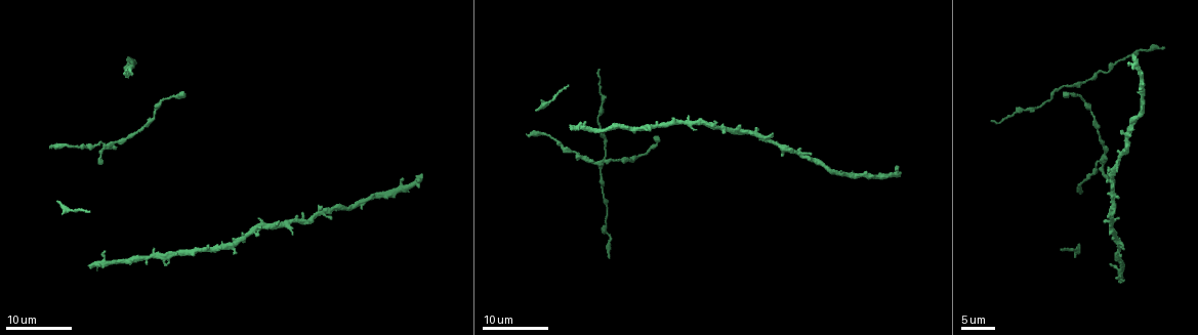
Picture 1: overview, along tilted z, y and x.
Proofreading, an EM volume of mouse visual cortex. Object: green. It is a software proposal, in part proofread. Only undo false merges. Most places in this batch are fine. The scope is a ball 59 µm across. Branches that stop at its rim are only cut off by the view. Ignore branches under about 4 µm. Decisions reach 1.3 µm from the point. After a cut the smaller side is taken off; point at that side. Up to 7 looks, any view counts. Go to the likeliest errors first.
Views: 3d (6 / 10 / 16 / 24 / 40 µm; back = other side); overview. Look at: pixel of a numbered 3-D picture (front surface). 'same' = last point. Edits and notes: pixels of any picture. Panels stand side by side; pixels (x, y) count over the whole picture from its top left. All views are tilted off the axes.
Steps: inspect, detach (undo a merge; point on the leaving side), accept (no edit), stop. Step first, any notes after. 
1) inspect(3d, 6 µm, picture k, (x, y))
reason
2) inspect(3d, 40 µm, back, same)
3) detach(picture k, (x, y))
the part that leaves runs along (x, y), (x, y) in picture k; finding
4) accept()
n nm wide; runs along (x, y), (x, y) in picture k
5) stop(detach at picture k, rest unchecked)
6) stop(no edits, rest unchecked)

inspect(3d, 16 µm, picture 1, (605, 158))

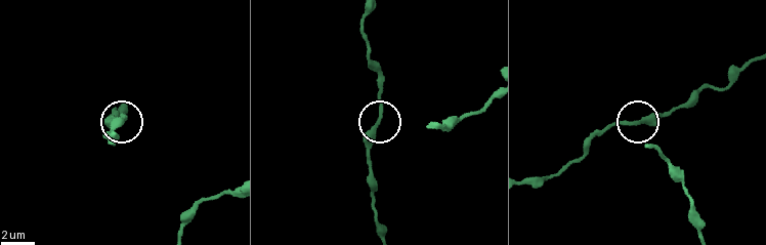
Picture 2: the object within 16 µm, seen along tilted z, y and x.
inspect(3d, 10 µm, picture 2, (639, 122))

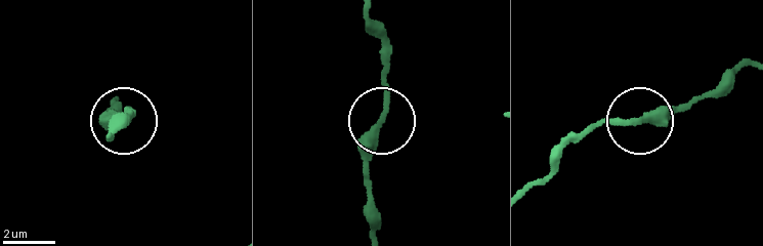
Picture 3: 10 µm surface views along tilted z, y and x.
inspect(3d, 6 µm, picture 3, (636, 122))

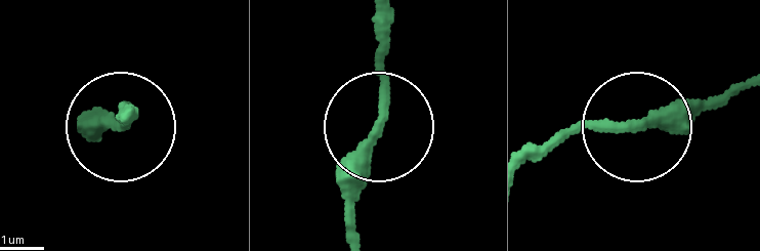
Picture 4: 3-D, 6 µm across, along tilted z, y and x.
accept()
one neuron here

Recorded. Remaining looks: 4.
inspect(3d, 16 µm, picture 1, (601, 104))
thin neck

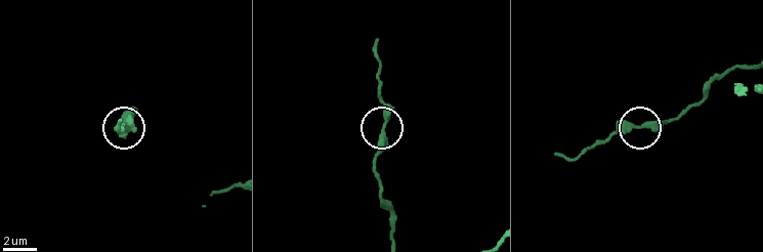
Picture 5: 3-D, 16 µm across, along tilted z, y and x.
inspect(3d, 10 µm, picture 5, (635, 128))

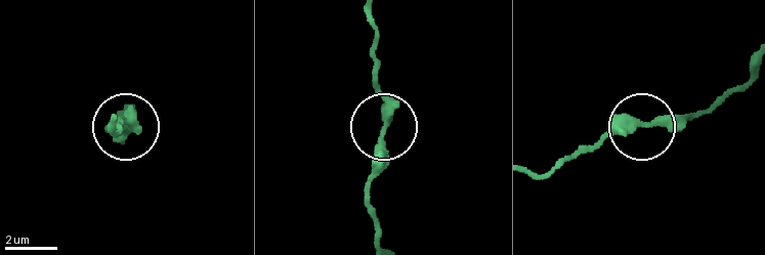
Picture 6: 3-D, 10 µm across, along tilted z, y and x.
accept()
all the same neuron

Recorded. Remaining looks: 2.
inspect(3d, 24 µm, picture 1, (1097, 130))
sudden change in width

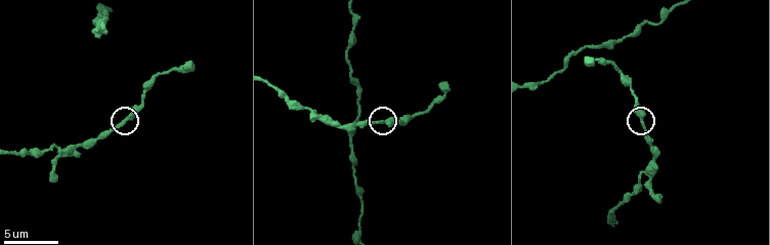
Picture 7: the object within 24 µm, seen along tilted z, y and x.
inspect(3d, 6 µm, picture 7, (642, 120))

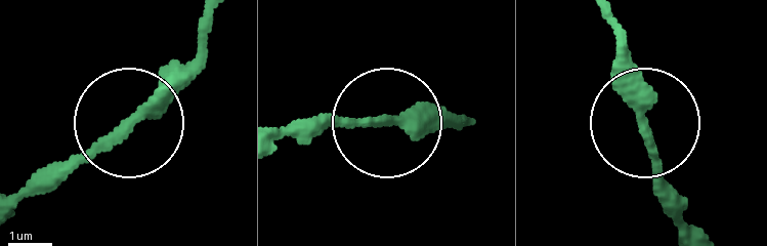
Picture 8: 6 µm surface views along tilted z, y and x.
accept()
one neuron here

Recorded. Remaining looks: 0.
stop(no edits, rest unchecked)

